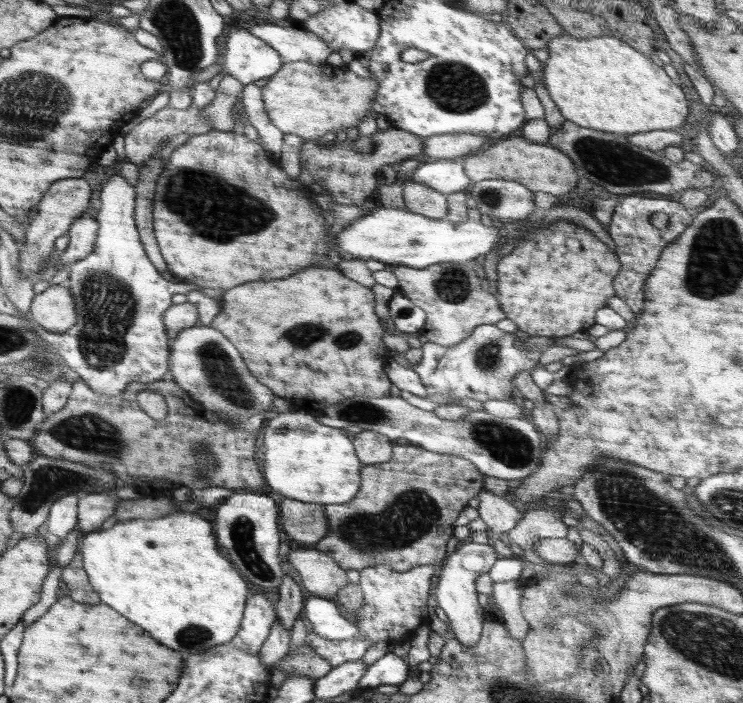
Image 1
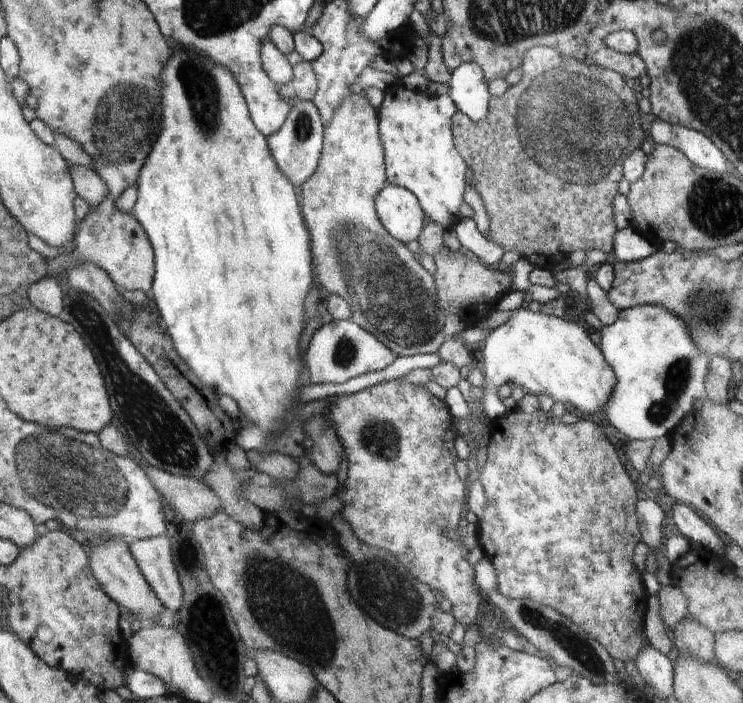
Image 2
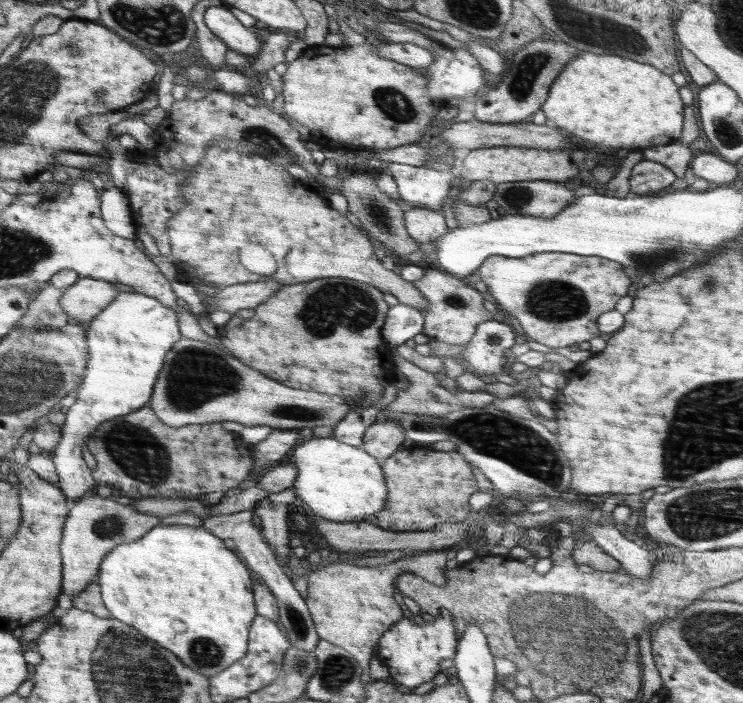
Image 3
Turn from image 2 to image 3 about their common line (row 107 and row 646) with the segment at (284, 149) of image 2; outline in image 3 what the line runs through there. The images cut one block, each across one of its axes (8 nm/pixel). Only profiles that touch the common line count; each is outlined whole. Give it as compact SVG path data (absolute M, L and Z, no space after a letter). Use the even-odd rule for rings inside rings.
M254 509L244 510L237 514L206 517L203 521L202 528L218 538L222 538L222 540L228 538L228 540L234 542L234 552L237 554L238 559L248 570L258 574L262 578L263 584L266 584L268 590L271 590L279 608L280 627L290 646L306 652L314 652L320 637L316 633L306 602L294 587L294 577L278 565L275 554L270 550L267 542L262 539L263 532L260 526L257 525L257 521L255 521Z

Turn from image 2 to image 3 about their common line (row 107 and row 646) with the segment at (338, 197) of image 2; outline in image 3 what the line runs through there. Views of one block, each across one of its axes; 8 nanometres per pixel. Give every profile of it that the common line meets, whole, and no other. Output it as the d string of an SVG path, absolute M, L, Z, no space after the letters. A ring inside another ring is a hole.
M446 550L427 551L422 555L402 557L392 564L370 568L332 560L309 573L308 597L305 602L316 633L318 637L352 654L363 669L360 678L363 685L372 682L369 664L370 658L374 655L373 646L379 644L382 635L407 615L396 591L397 577L401 573L410 572L436 586L444 586L447 561Z

